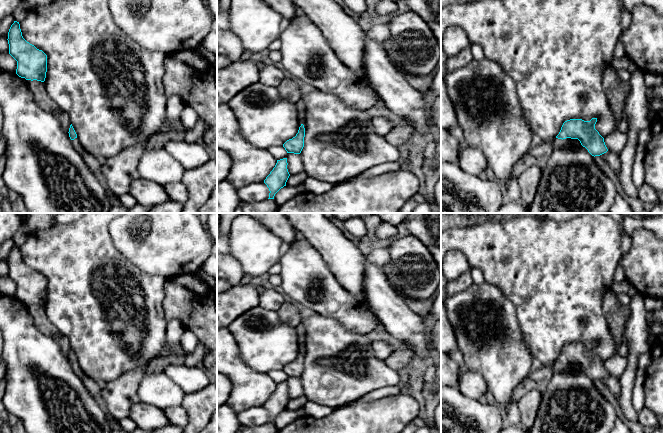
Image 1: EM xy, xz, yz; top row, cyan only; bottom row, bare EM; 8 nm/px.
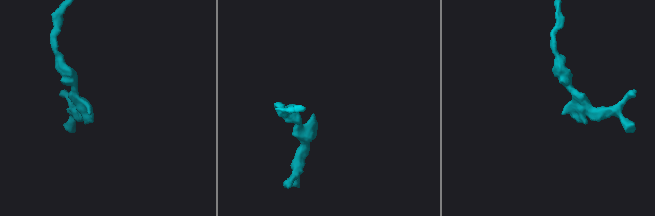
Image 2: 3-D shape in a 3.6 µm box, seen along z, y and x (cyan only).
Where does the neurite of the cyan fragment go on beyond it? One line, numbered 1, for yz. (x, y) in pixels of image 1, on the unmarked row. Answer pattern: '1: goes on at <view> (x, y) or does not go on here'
1: goes on at yz (558, 367)

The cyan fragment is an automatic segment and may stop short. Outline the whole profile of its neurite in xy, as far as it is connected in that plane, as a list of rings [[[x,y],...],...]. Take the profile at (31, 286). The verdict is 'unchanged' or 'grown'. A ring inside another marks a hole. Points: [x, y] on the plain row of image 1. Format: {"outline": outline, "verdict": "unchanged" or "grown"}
{"outline": [[[17,245],[8,256],[9,278],[17,285],[16,298],[26,304],[44,306],[47,296],[47,279],[27,266]]], "verdict": "unchanged"}

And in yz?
{"outline": [[[597,342],[590,345],[570,343],[563,347],[553,366],[553,374],[568,372],[574,363],[578,363],[592,380],[600,380],[608,375],[604,362],[595,353]]], "verdict": "grown"}

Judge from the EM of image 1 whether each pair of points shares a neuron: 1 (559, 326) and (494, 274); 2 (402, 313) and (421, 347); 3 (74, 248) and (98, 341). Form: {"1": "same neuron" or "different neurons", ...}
{"1": "same neuron", "2": "same neuron", "3": "same neuron"}

